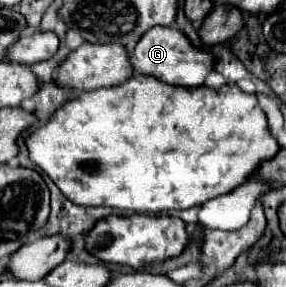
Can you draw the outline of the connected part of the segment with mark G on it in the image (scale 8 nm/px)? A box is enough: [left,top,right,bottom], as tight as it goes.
[129,27,213,87]

